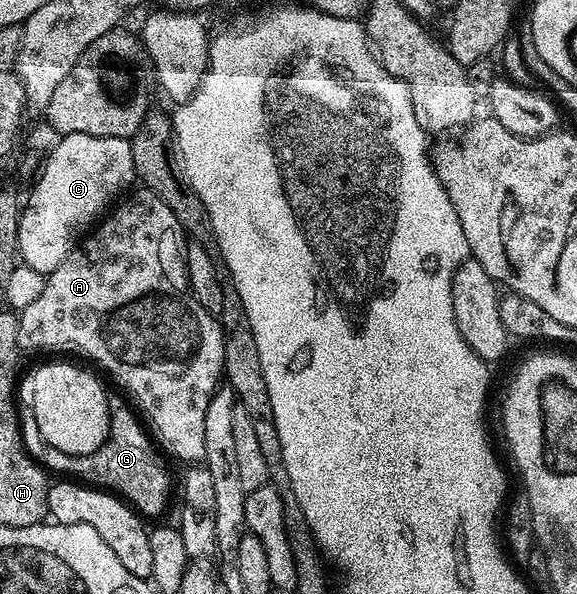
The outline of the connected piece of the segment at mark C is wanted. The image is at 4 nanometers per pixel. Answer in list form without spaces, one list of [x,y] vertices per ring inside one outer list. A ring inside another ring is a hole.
[[[69,134],[58,142],[60,144],[42,161],[37,173],[39,181],[31,197],[28,200],[26,197],[19,218],[18,255],[22,263],[44,274],[61,266],[64,258],[75,249],[81,234],[86,233],[137,180],[130,139]]]

